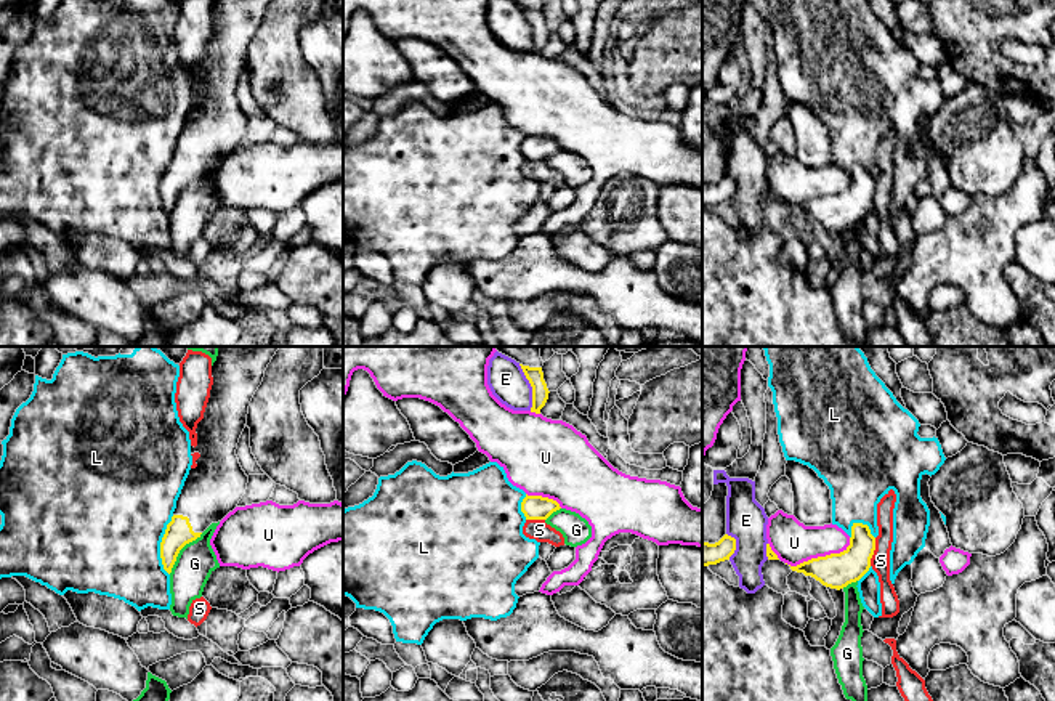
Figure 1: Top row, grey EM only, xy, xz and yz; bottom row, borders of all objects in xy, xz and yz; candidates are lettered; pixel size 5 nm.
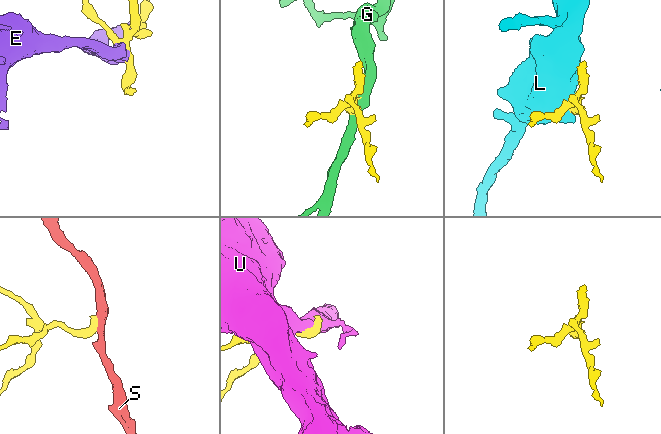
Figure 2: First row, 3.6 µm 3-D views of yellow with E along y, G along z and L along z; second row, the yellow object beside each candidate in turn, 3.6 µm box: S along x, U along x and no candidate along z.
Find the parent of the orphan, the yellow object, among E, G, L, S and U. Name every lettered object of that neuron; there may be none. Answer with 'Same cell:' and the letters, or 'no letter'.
Same cell: no letter

